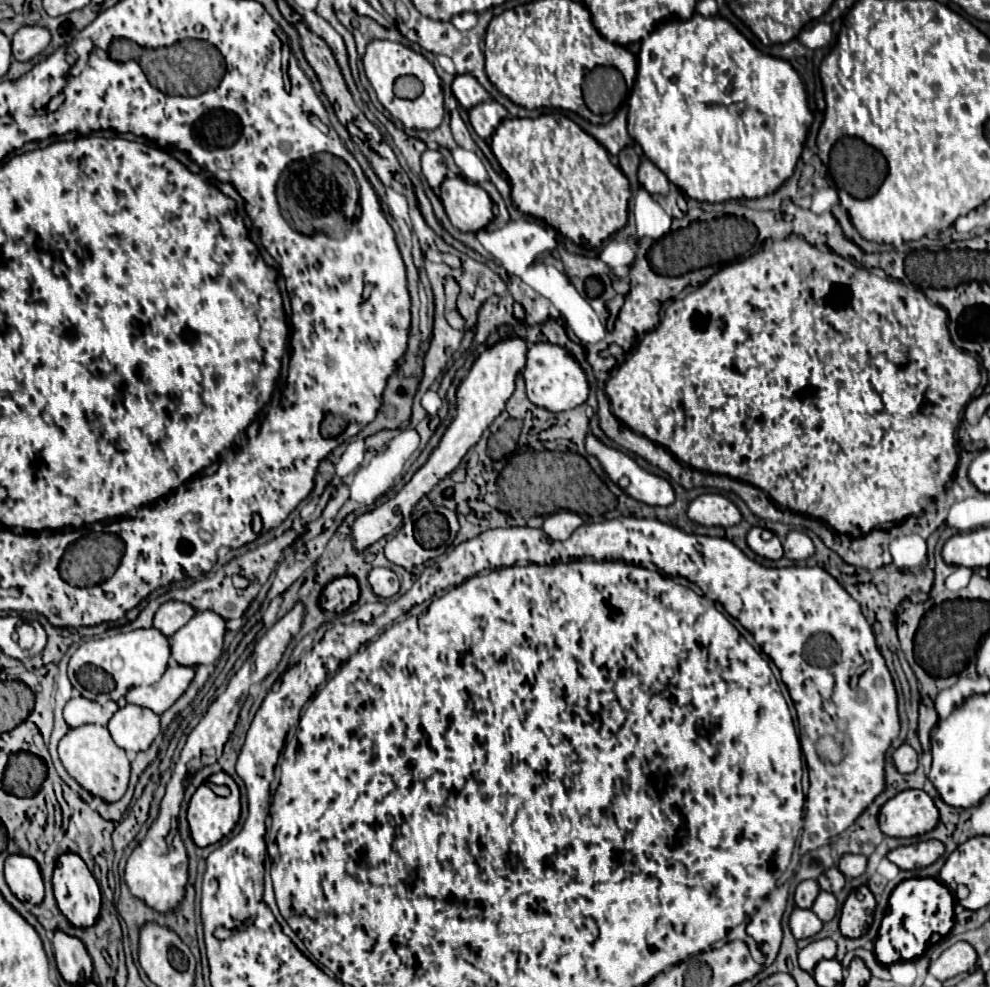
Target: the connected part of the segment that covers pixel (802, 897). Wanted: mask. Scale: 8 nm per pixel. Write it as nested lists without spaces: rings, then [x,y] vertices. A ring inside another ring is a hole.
[[[813,879],[801,881],[797,885],[797,889],[795,889],[795,903],[797,903],[797,907],[811,909],[815,899],[817,899],[817,895],[819,895],[819,891],[821,891],[821,887],[819,887],[817,881],[813,881]]]

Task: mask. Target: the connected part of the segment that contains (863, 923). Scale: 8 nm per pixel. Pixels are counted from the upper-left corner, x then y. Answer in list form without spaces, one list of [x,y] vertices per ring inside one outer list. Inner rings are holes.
[[[869,887],[855,889],[841,911],[841,933],[843,937],[857,939],[865,935],[873,923],[873,911],[875,911],[875,897],[869,891]]]

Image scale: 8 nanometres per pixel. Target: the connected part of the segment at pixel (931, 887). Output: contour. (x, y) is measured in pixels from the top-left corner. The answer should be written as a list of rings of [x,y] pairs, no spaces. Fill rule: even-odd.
[[[931,877],[911,878],[901,882],[893,890],[888,905],[874,946],[875,956],[886,966],[922,956],[931,944],[934,933],[945,937],[954,925],[952,894],[947,886]]]

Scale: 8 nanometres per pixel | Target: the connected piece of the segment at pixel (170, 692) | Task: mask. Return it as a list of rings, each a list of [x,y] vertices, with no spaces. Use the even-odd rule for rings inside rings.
[[[171,659],[169,667],[163,673],[163,677],[159,679],[159,683],[155,683],[151,689],[135,687],[125,695],[125,699],[133,705],[147,707],[147,709],[155,711],[157,715],[161,715],[185,693],[193,675],[195,675],[195,669],[187,669],[185,665],[179,665]]]

